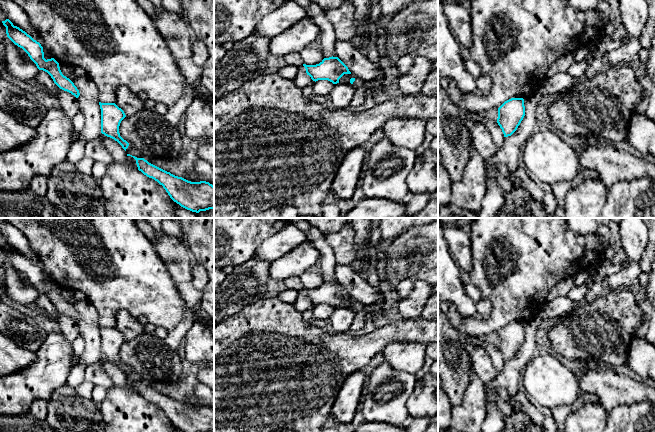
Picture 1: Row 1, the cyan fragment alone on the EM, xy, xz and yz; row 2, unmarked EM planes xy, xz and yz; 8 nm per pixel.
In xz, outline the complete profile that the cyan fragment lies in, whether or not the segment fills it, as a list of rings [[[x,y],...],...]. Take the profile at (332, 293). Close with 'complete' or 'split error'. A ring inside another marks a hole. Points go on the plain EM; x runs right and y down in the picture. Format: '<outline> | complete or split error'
[[[333,280],[324,282],[319,288],[303,288],[303,290],[306,293],[307,299],[315,306],[318,304],[328,304],[333,308],[337,308],[344,298],[351,298],[348,291],[338,281]]] | complete

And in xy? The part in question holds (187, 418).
[[[130,378],[136,384],[138,394],[149,402],[154,403],[166,414],[170,422],[183,432],[214,432],[214,410],[206,405],[191,406],[182,401],[175,400],[151,387],[144,382],[137,382]]] | complete

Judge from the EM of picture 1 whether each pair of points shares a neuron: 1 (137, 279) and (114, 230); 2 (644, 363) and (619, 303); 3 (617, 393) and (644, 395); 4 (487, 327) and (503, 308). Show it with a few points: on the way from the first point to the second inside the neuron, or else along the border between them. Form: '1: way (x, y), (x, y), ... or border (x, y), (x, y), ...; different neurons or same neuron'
1: way (125, 267), (114, 256), (114, 242); same neuron
2: border (636, 333), (631, 340), (627, 360); different neurons
3: way (624, 393), (637, 393); same neuron
4: way (492, 322), (501, 313); same neuron

